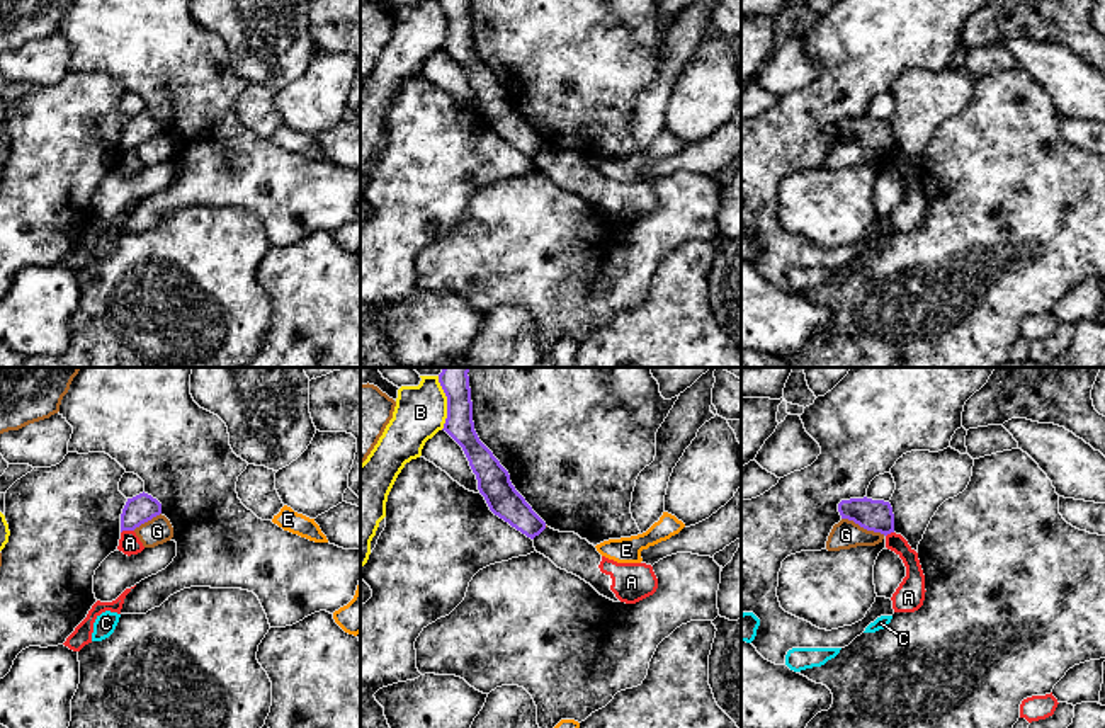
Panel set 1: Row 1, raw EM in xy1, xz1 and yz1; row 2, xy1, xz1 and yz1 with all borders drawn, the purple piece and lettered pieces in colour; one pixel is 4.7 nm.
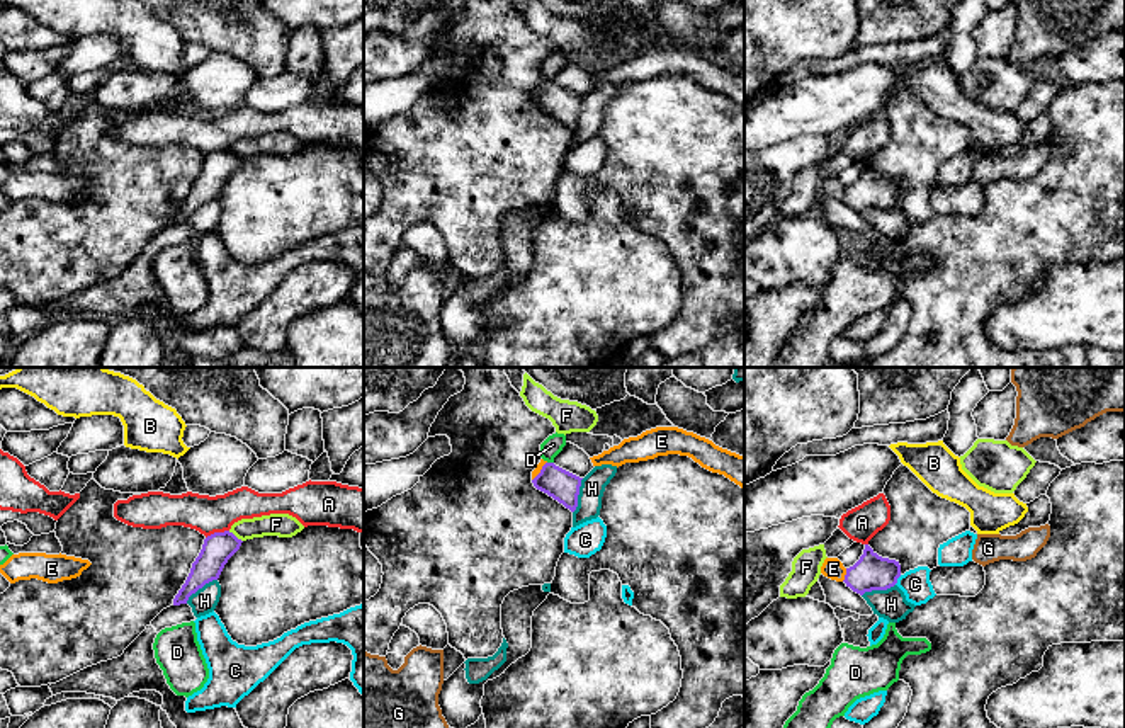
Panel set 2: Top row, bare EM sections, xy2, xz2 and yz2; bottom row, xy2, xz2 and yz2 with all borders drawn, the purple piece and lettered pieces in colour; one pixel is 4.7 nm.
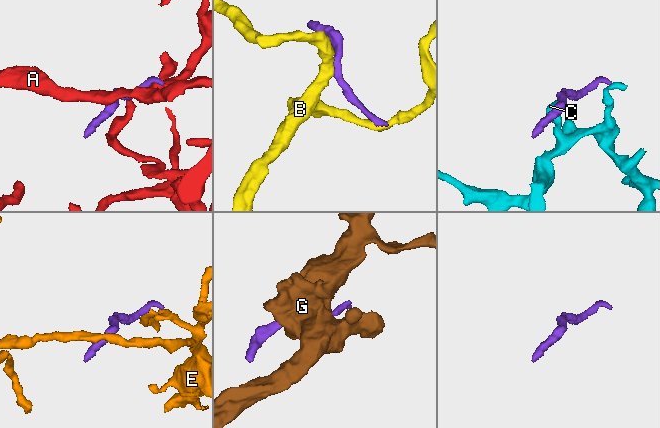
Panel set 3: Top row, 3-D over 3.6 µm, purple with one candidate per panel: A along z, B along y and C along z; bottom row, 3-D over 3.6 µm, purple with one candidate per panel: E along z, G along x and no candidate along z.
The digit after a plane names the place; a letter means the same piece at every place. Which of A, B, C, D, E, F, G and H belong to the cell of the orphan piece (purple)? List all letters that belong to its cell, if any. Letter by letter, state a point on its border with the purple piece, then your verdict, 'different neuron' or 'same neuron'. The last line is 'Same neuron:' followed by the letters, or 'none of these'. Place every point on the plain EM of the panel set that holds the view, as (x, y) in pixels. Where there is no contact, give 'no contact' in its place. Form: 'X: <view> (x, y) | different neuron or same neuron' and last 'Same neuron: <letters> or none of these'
A: xy2 (216, 152) | same neuron
B: xz1 (447, 24) | different neuron
C: yz2 (896, 199) | different neuron
D: xz2 (551, 82) | different neuron
E: yz2 (845, 194) | different neuron
F: xy2 (233, 153) | different neuron
G: yz1 (864, 147) | different neuron
H: xy2 (199, 206) | different neuron
Same neuron: A

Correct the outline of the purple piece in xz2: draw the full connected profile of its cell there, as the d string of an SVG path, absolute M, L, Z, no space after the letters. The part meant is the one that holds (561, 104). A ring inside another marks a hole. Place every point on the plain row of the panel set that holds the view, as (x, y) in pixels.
M546 82L532 102L537 109L547 112L574 131L578 126L581 99L583 97L556 85L554 82Z

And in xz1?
M439 0L447 15L444 48L464 70L478 99L478 109L490 129L512 146L534 158L546 148L546 141L515 109L508 90L479 60L473 41L469 0Z

